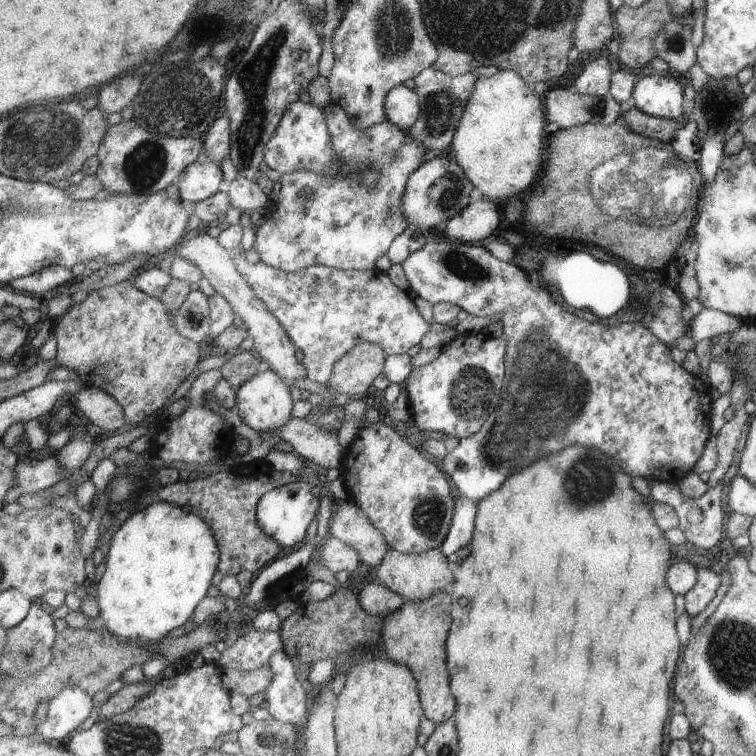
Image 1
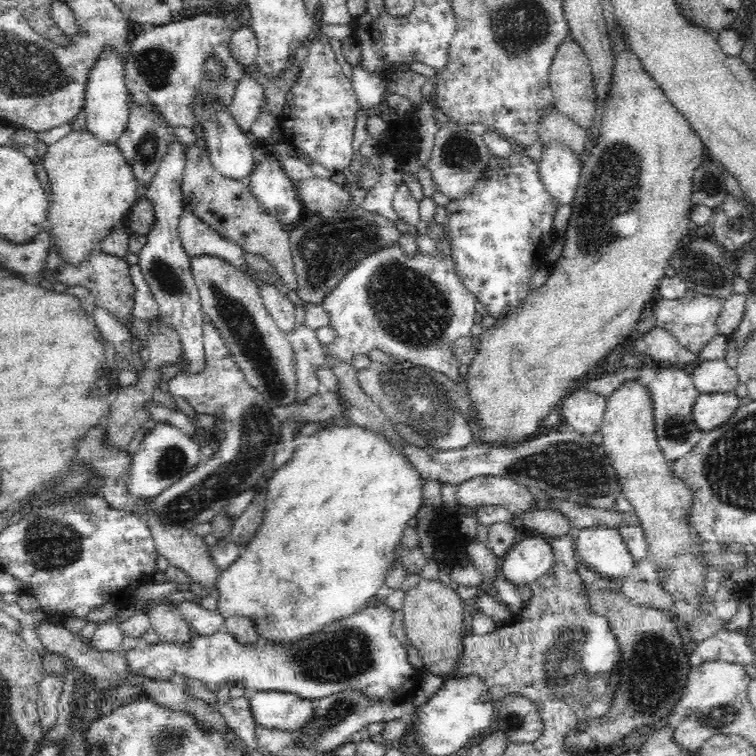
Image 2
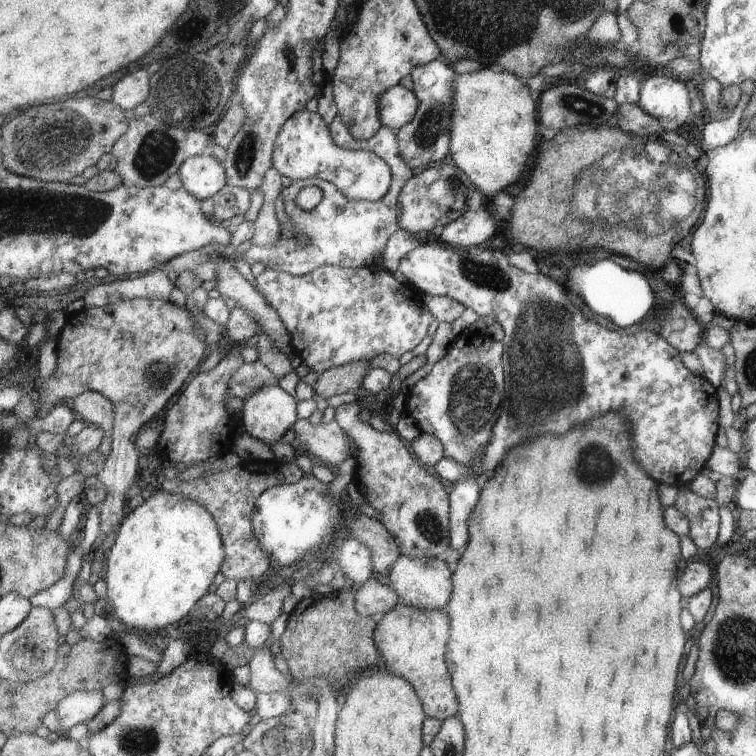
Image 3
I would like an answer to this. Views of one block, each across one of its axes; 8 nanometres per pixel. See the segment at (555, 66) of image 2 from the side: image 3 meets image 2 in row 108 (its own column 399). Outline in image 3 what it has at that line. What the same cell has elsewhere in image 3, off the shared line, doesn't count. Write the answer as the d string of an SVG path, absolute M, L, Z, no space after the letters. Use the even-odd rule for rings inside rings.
M402 555L399 556L399 560L395 560L389 581L402 603L424 610L444 610L452 600L453 574L444 558L431 558L431 556L412 558Z

